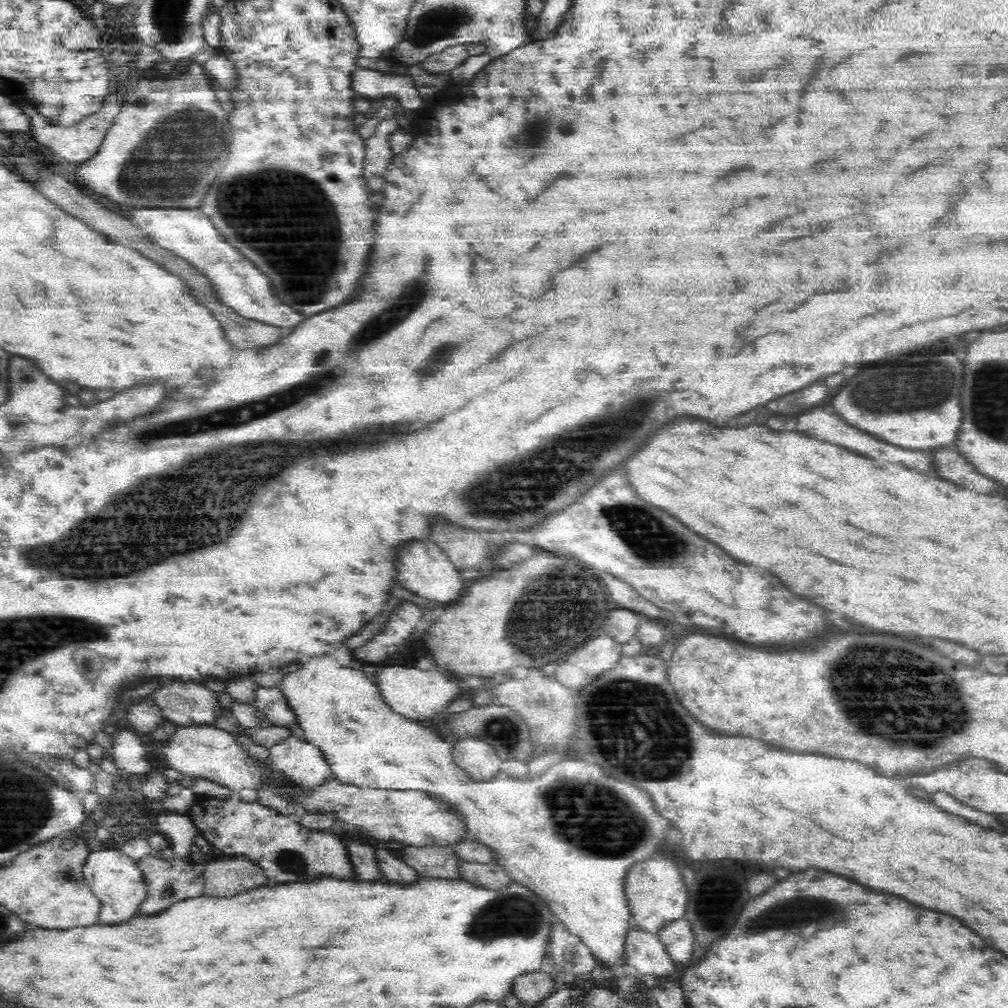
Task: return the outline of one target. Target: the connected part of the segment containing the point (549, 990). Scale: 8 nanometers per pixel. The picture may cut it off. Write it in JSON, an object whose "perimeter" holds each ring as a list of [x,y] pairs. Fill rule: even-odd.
{"perimeter":[[[541,969],[516,976],[512,980],[509,995],[527,1005],[534,1006],[553,993],[555,993],[553,990],[553,981]]]}

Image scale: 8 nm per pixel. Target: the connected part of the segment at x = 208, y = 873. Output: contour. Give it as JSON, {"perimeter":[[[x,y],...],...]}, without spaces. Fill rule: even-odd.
{"perimeter":[[[238,856],[209,862],[201,877],[204,895],[220,898],[268,884],[268,878],[256,863]]]}

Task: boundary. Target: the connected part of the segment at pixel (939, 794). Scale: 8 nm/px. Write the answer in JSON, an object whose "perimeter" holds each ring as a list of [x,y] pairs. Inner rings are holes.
{"perimeter":[[[934,790],[934,792],[926,794],[926,797],[938,808],[950,814],[965,818],[972,823],[980,823],[984,828],[996,828],[997,830],[1007,832],[1000,825],[996,825],[996,821],[992,819],[992,815],[986,815],[985,812],[974,810],[962,804],[955,796],[948,794],[944,790]]]}

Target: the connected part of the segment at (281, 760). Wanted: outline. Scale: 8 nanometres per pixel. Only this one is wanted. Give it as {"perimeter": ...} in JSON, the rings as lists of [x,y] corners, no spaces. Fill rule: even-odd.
{"perimeter":[[[293,734],[268,749],[268,760],[276,772],[302,787],[322,784],[332,776],[320,749]]]}

